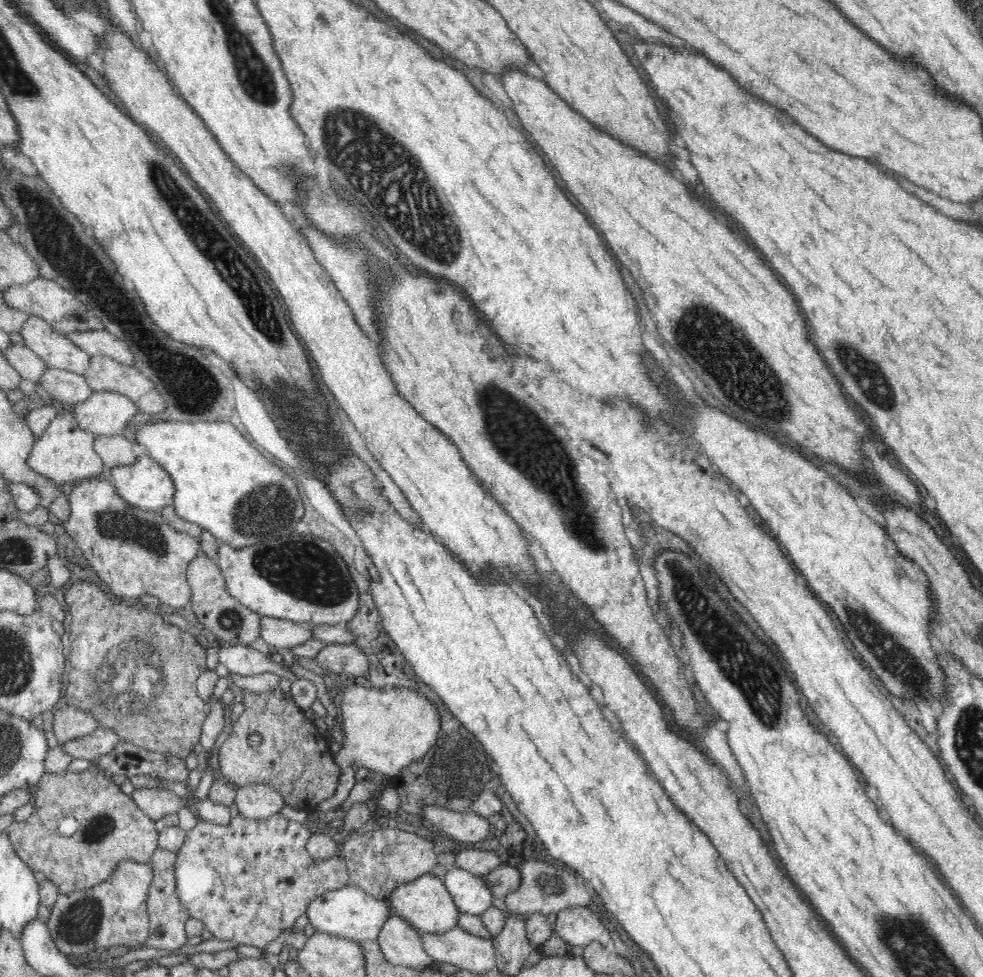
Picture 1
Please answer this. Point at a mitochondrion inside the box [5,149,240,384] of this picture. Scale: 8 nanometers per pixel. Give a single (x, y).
(61, 244)

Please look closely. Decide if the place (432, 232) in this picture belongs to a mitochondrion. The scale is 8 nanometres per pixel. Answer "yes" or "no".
yes

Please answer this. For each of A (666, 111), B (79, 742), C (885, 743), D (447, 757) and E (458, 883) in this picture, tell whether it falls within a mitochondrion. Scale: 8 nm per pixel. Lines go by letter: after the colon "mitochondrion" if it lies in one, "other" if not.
A: other
B: other
C: other
D: mitochondrion
E: other

